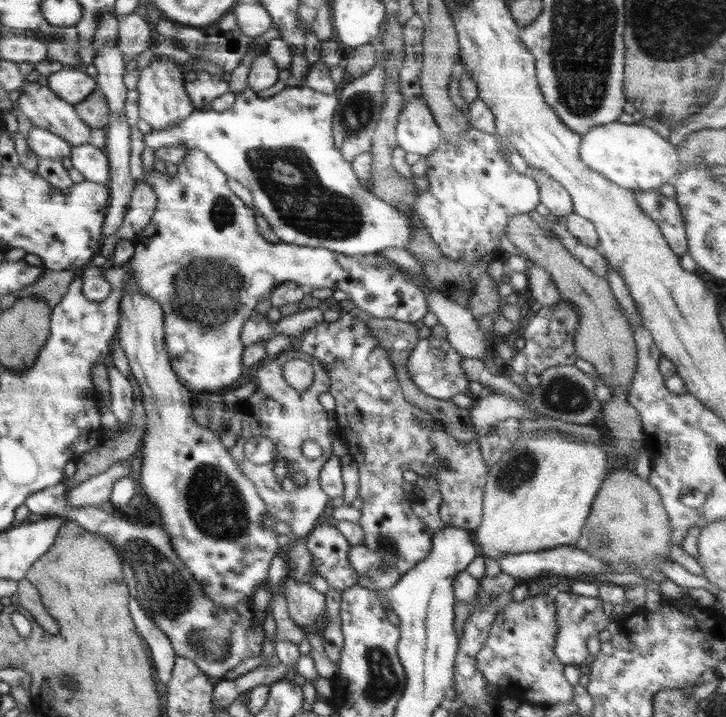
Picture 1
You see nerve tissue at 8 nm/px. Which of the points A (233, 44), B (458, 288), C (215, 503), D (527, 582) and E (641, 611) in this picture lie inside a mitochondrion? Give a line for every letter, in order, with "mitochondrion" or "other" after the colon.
A: other
B: mitochondrion
C: mitochondrion
D: other
E: other

